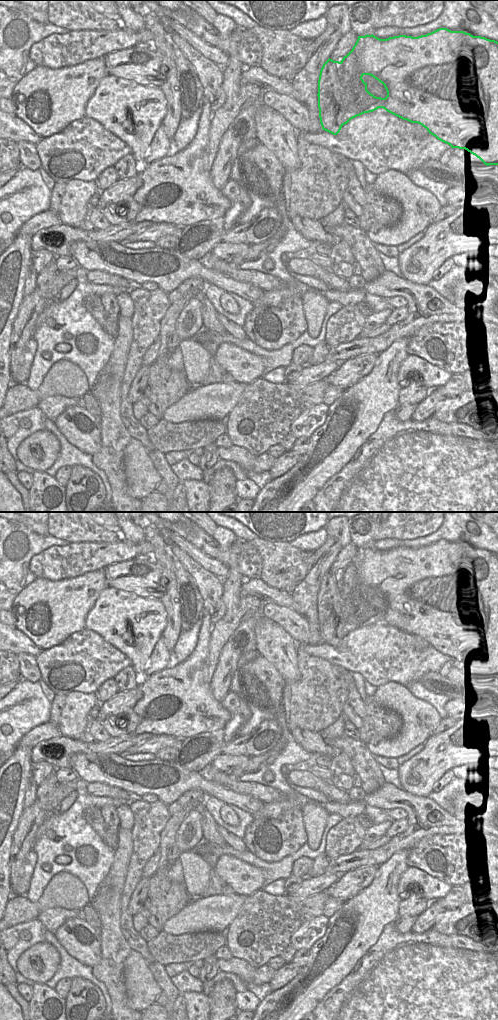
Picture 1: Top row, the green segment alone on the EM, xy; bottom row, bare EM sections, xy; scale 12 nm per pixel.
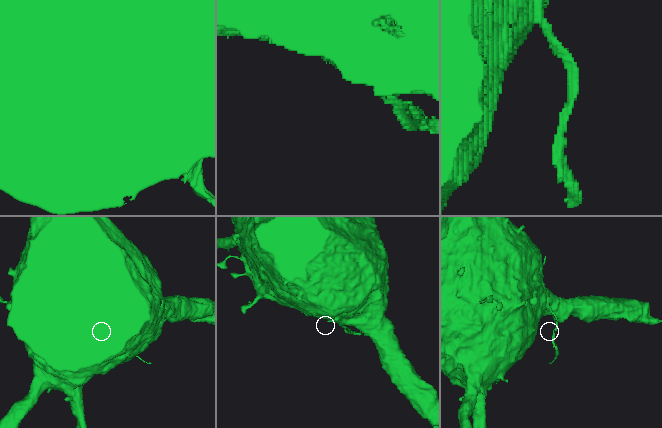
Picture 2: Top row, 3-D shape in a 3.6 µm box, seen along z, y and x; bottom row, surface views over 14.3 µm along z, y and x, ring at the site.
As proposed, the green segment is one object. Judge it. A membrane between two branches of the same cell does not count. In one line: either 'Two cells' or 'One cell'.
Two cells

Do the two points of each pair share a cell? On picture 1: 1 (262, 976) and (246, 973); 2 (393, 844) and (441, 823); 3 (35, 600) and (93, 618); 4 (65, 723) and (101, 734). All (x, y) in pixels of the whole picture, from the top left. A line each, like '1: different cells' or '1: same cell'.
1: different cells
2: same cell
3: different cells
4: different cells

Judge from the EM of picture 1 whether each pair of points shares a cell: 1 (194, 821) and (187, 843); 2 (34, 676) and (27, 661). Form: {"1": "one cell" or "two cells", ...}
{"1": "one cell", "2": "one cell"}

